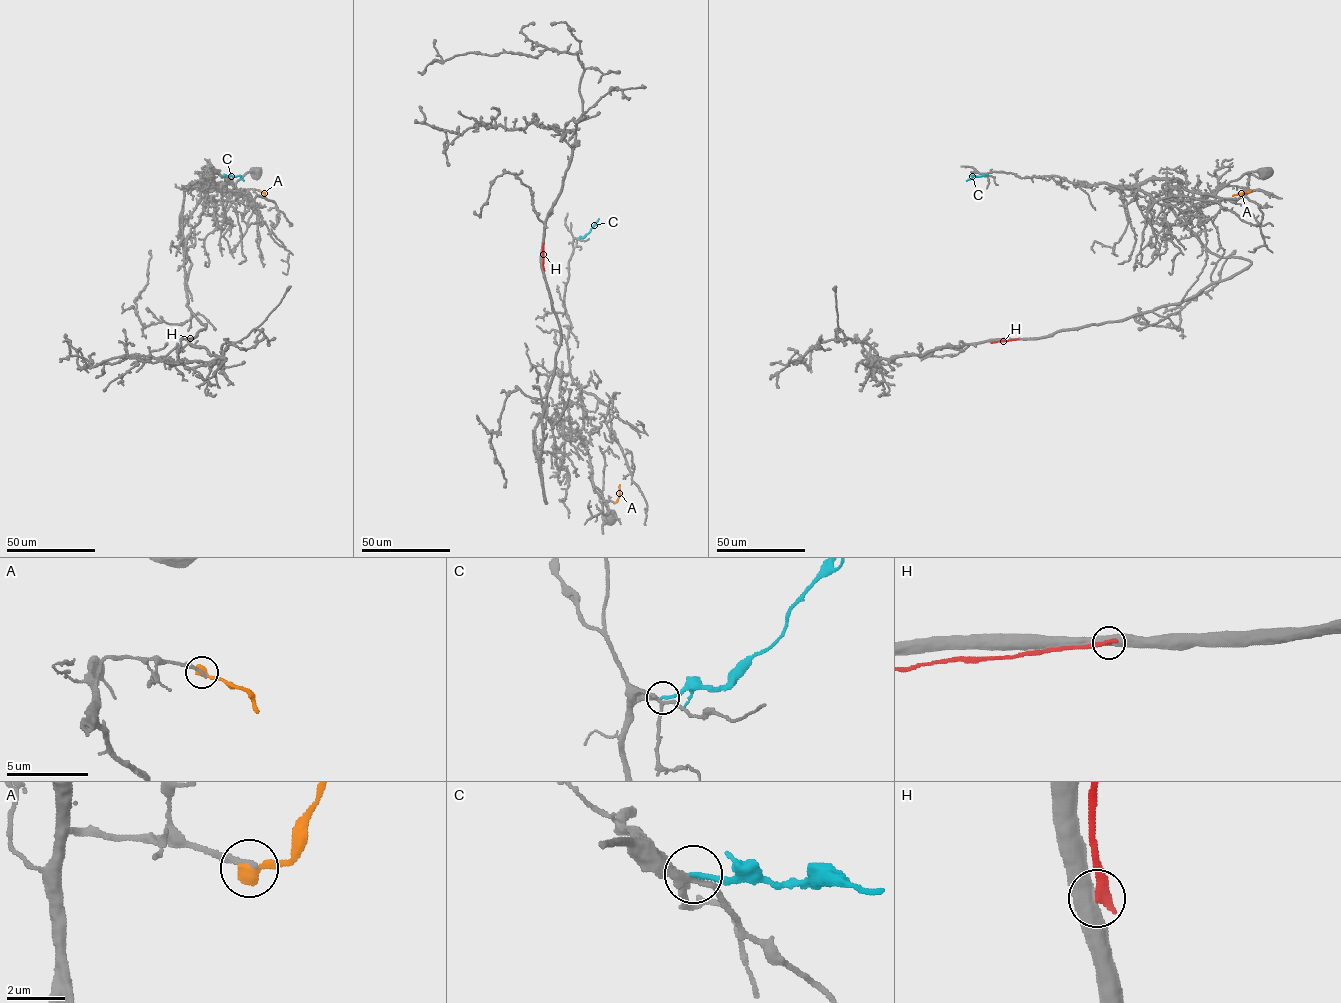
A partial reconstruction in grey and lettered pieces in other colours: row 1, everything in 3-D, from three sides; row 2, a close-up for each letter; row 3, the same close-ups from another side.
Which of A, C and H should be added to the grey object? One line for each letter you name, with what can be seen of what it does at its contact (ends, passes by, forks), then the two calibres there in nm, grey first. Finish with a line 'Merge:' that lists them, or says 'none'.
Merge: none

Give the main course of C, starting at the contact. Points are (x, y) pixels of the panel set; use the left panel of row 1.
C: (222, 175), (239, 176), (243, 181)

